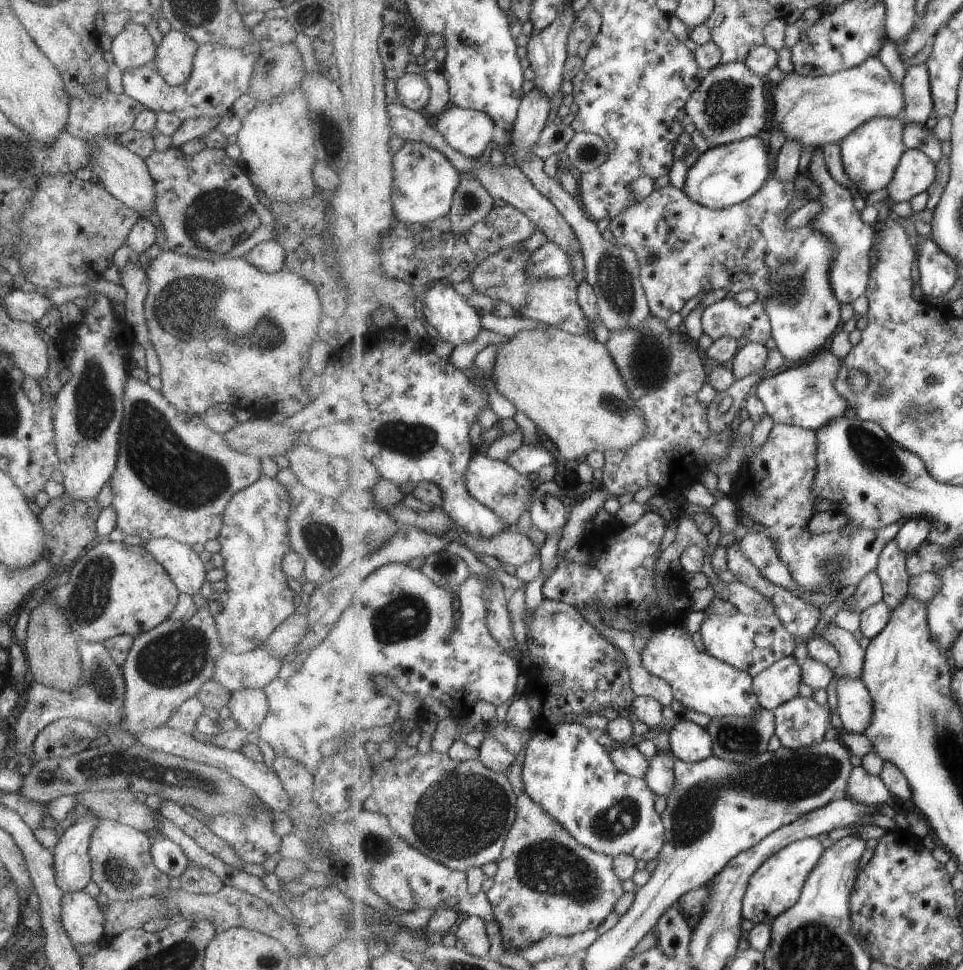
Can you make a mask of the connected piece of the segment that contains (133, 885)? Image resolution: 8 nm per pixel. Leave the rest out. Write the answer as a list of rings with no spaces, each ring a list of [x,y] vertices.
[[[102,819],[95,827],[88,847],[91,880],[110,901],[134,901],[142,897],[156,897],[169,888],[171,878],[163,874],[153,862],[153,842],[146,833],[112,820]]]

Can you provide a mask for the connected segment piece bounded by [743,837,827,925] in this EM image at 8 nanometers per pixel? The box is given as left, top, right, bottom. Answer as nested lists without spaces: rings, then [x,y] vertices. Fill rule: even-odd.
[[[813,837],[797,841],[795,844],[778,852],[754,874],[745,899],[744,917],[755,925],[759,923],[773,925],[776,918],[786,913],[786,910],[798,905],[809,877],[817,869],[817,865],[821,862],[826,850],[822,840],[820,841],[818,838]]]

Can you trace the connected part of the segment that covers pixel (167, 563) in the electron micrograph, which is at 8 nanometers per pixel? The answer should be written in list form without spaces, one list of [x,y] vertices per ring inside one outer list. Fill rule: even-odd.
[[[172,538],[151,539],[144,547],[166,570],[178,591],[194,597],[206,582],[206,566],[192,546]]]

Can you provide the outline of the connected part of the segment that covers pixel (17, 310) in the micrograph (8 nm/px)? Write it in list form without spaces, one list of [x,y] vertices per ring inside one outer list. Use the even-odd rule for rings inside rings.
[[[14,289],[4,299],[3,310],[19,322],[39,322],[53,307],[52,300],[41,293]]]

